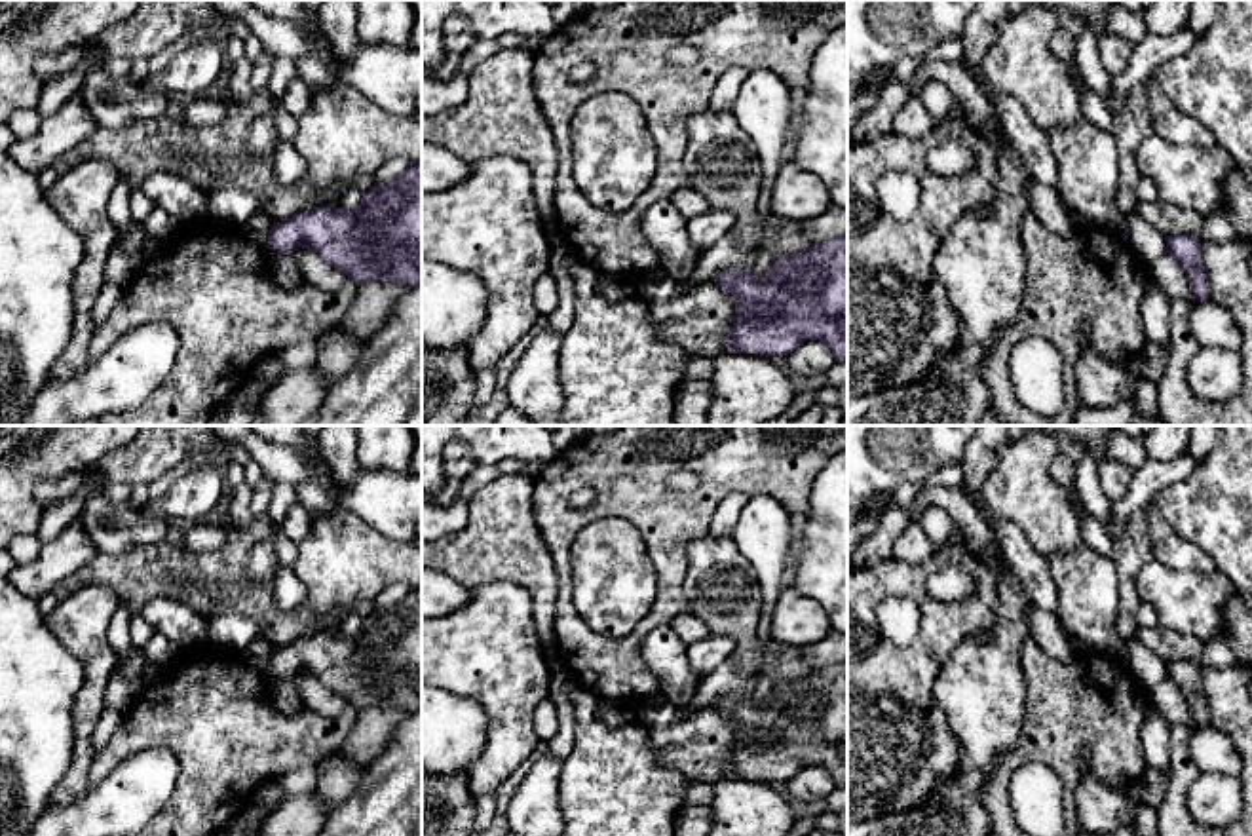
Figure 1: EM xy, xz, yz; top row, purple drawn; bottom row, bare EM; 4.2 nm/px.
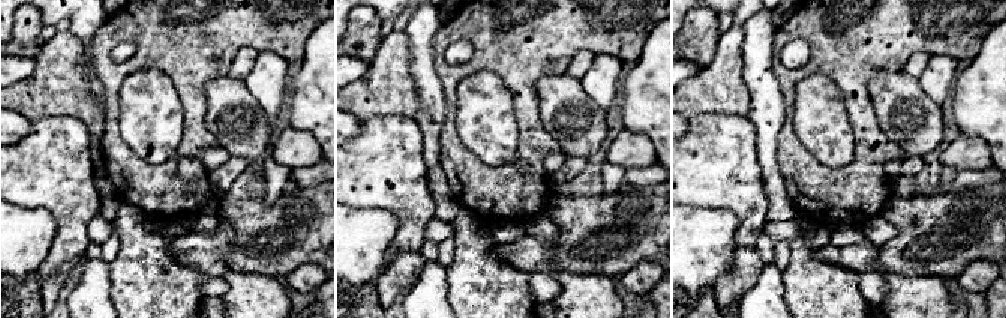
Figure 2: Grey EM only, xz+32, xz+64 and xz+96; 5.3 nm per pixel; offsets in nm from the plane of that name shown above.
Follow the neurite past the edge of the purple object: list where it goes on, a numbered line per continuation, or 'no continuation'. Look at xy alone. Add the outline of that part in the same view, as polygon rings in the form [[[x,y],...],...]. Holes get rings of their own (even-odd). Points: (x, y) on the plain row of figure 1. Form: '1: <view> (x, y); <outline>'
no continuation

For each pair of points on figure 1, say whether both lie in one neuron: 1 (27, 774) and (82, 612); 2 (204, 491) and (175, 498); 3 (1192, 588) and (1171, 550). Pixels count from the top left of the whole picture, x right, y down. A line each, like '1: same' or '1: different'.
1: different
2: same
3: different

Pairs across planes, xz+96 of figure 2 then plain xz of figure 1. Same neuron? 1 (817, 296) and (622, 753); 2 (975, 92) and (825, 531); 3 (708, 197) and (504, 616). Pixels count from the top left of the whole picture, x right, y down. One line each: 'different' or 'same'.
1: same
2: same
3: same

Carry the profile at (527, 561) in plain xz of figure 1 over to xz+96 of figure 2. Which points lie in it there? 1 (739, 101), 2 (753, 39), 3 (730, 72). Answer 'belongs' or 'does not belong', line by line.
1: belongs
2: does not belong
3: belongs

